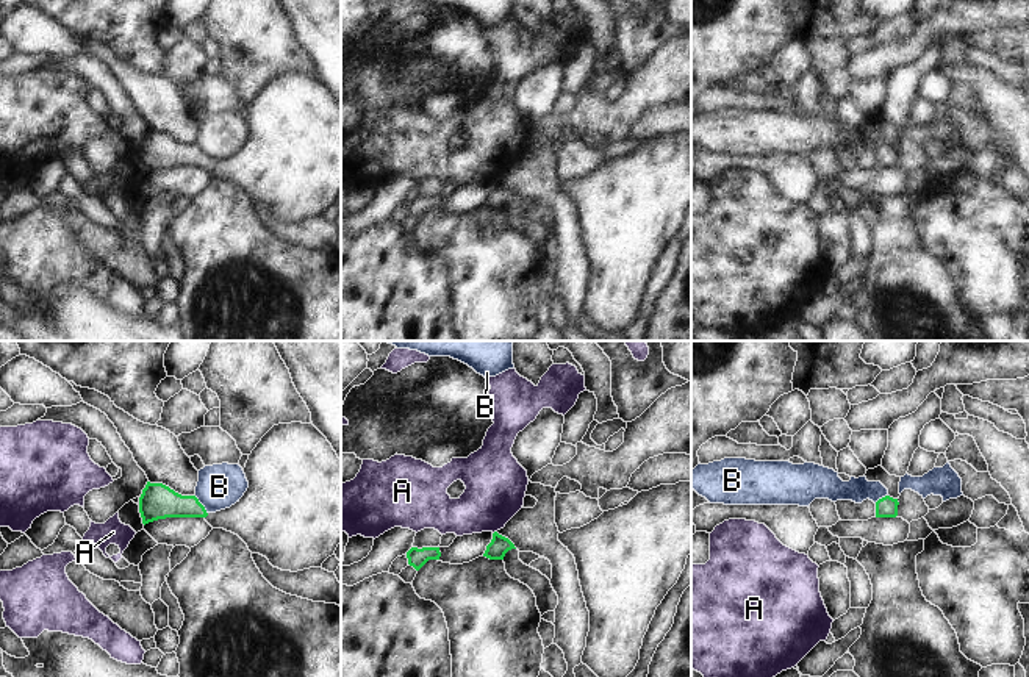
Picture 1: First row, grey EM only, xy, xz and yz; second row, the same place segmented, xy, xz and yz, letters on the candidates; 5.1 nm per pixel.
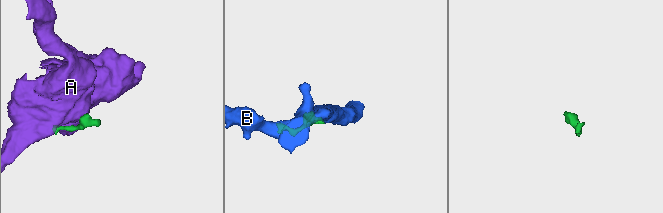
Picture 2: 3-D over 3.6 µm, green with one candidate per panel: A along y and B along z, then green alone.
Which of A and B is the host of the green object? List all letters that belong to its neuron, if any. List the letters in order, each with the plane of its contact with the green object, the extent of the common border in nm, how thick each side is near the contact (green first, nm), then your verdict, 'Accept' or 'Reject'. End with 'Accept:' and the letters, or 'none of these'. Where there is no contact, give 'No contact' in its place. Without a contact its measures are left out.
A: Touches green in xz. Shared border 30 nm. Thickness 100 nm (green) against 320 nm. Reject
B: Touches green in xy. Shared border 120 nm. Thickness 180 nm (green) against 240 nm. Reject
Accept: none of these.

